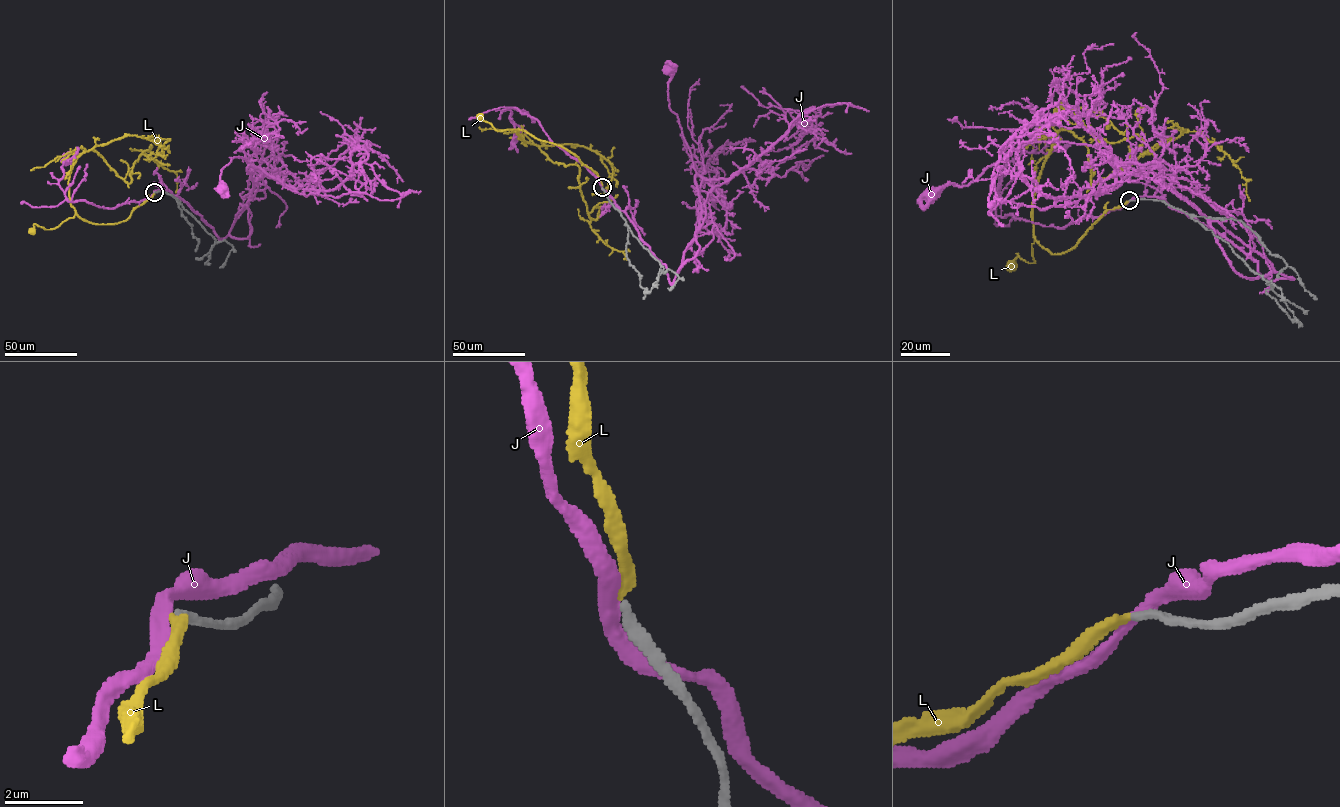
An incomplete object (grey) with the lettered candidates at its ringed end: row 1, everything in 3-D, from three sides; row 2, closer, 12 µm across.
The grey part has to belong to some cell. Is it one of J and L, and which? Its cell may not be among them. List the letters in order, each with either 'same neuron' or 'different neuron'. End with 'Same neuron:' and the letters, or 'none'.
J: different neuron
L: different neuron
Same neuron: none

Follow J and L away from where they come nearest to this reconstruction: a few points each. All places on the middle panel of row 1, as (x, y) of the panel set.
J: (602, 187), (665, 265), (671, 285), (696, 234), (701, 206), (691, 154), (677, 115), (669, 107), (671, 69)
L: (602, 187), (598, 174), (566, 149), (540, 140), (523, 130), (497, 131), (480, 115)

